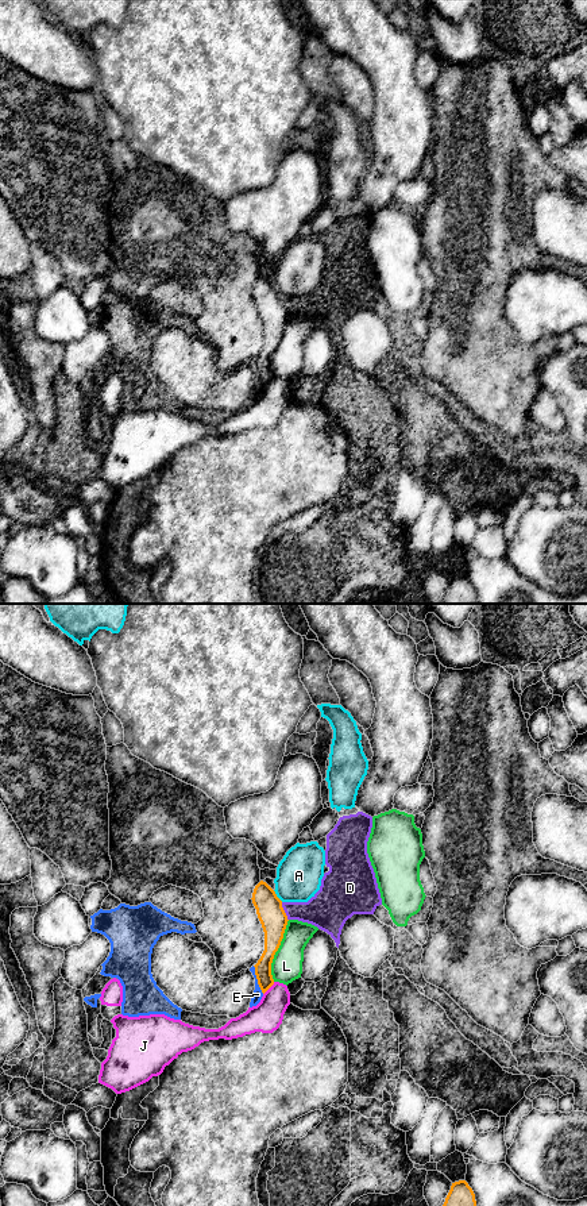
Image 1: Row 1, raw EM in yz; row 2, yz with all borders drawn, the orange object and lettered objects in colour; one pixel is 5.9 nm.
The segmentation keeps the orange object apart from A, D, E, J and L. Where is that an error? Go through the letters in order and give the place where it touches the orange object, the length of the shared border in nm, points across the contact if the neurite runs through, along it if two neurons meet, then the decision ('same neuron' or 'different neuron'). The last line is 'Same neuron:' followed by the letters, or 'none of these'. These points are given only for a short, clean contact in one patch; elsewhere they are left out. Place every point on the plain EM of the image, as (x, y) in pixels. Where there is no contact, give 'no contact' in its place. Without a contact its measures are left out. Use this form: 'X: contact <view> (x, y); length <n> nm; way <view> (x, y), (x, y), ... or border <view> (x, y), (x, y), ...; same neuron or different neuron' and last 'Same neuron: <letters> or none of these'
A: contact yz (275, 291); length 90 nm; border yz (273, 285), (282, 296); different neuron
D: contact yz (284, 307); length 120 nm; border yz (281, 297), (288, 315); different neuron
E: contact yz (257, 373); length 180 nm; different neuron
J: contact yz (269, 382); length 100 nm; different neuron
L: contact yz (277, 345); length 380 nm; border yz (289, 315), (271, 358), (273, 376); different neuron
Same neuron: none of these

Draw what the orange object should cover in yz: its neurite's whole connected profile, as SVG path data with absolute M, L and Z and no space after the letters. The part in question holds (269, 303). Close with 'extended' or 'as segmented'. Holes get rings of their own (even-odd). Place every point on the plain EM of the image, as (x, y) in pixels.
M260 276L252 288L252 298L264 327L264 346L255 362L258 379L264 389L273 379L271 358L287 320L287 311L275 286Z; as segmented

